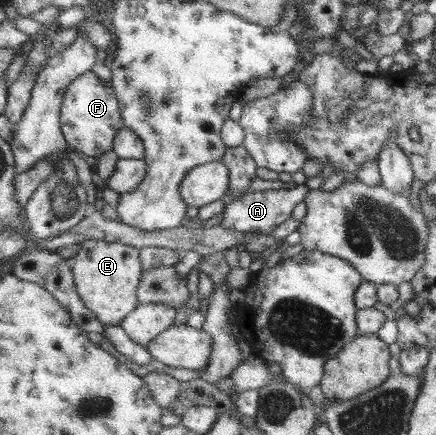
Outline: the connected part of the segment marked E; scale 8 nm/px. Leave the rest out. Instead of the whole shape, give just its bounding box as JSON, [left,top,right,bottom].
[68,240,145,325]

